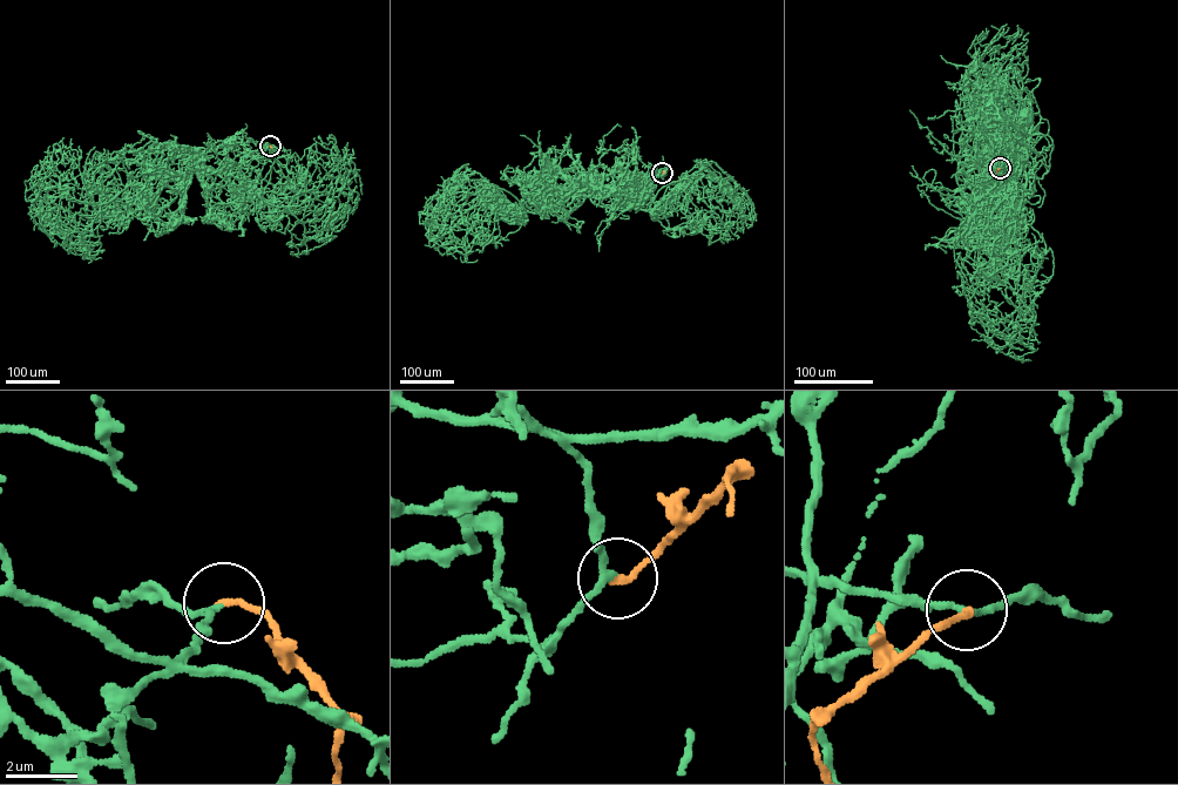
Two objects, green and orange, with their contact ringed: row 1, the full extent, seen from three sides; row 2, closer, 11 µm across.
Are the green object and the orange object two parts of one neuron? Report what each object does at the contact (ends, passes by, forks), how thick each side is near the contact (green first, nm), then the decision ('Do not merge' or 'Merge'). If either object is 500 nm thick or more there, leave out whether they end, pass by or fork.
At the ring green passes by. At the ring orange ends. Thickness 160 nm (green) against 190 nm. Merge

